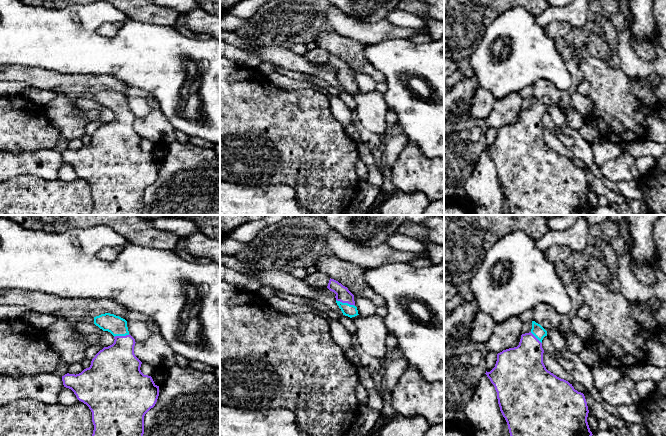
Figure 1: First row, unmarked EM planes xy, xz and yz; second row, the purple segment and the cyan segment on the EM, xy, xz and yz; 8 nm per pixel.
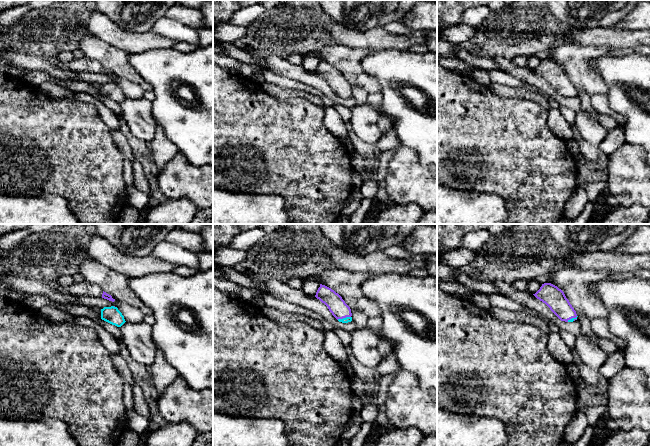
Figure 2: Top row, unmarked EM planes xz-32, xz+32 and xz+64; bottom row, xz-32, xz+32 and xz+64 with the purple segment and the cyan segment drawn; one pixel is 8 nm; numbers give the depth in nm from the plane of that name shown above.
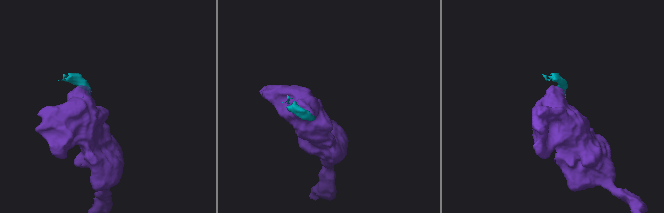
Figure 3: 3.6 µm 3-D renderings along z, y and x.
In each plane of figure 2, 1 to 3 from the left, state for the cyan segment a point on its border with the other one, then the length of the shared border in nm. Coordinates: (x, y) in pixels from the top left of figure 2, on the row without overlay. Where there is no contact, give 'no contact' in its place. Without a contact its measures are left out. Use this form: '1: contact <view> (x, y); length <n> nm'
1: no contact
2: contact xz+32 (343, 93); length 110 nm
3: contact xz+64 (572, 93); length 100 nm

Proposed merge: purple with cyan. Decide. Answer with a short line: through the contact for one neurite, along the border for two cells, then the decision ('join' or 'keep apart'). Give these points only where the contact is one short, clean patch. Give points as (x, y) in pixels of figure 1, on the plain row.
line xz (343, 71), (345, 78), (348, 86); join

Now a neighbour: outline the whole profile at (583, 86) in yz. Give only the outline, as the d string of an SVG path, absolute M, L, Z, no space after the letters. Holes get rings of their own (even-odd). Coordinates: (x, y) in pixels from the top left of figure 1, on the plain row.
M581 80L580 82L578 82L578 86L576 89L576 92L582 94L582 95L586 95L589 91L589 83L585 80Z

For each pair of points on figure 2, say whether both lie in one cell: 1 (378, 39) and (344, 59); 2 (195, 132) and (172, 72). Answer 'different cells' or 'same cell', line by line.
1: different cells
2: same cell

